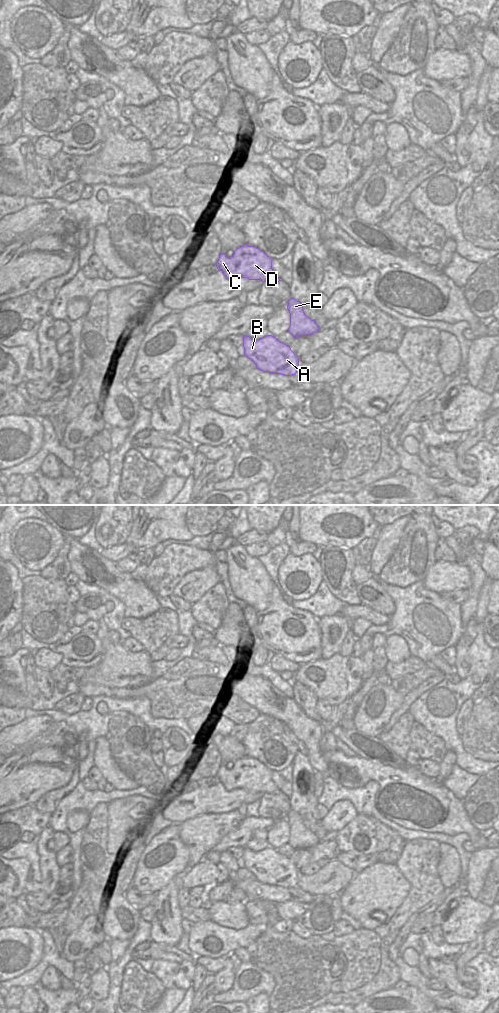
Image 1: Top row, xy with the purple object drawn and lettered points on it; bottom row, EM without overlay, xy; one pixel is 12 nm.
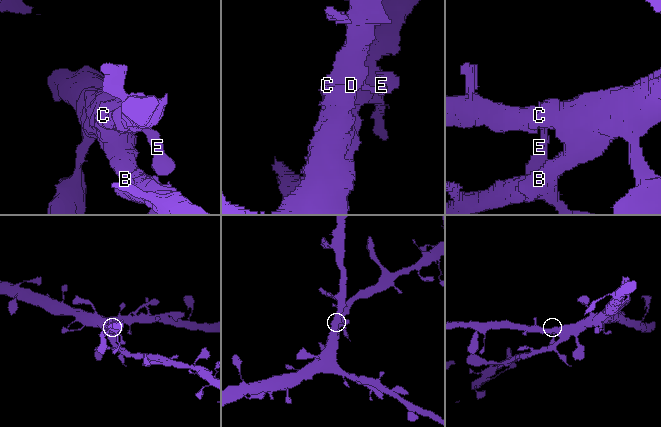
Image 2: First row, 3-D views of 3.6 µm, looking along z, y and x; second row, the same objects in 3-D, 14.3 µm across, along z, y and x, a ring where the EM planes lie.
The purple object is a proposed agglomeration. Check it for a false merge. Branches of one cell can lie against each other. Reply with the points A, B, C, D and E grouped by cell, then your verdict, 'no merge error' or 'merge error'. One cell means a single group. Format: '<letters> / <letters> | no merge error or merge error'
A B C D E | no merge error

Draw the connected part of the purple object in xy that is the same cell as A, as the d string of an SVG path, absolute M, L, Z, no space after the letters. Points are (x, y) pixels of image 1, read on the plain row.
M243 847L243 859L244 868L251 871L256 880L263 884L291 888L298 883L299 870L289 857L272 847L258 852Z

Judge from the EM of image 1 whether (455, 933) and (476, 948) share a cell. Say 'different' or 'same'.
different

